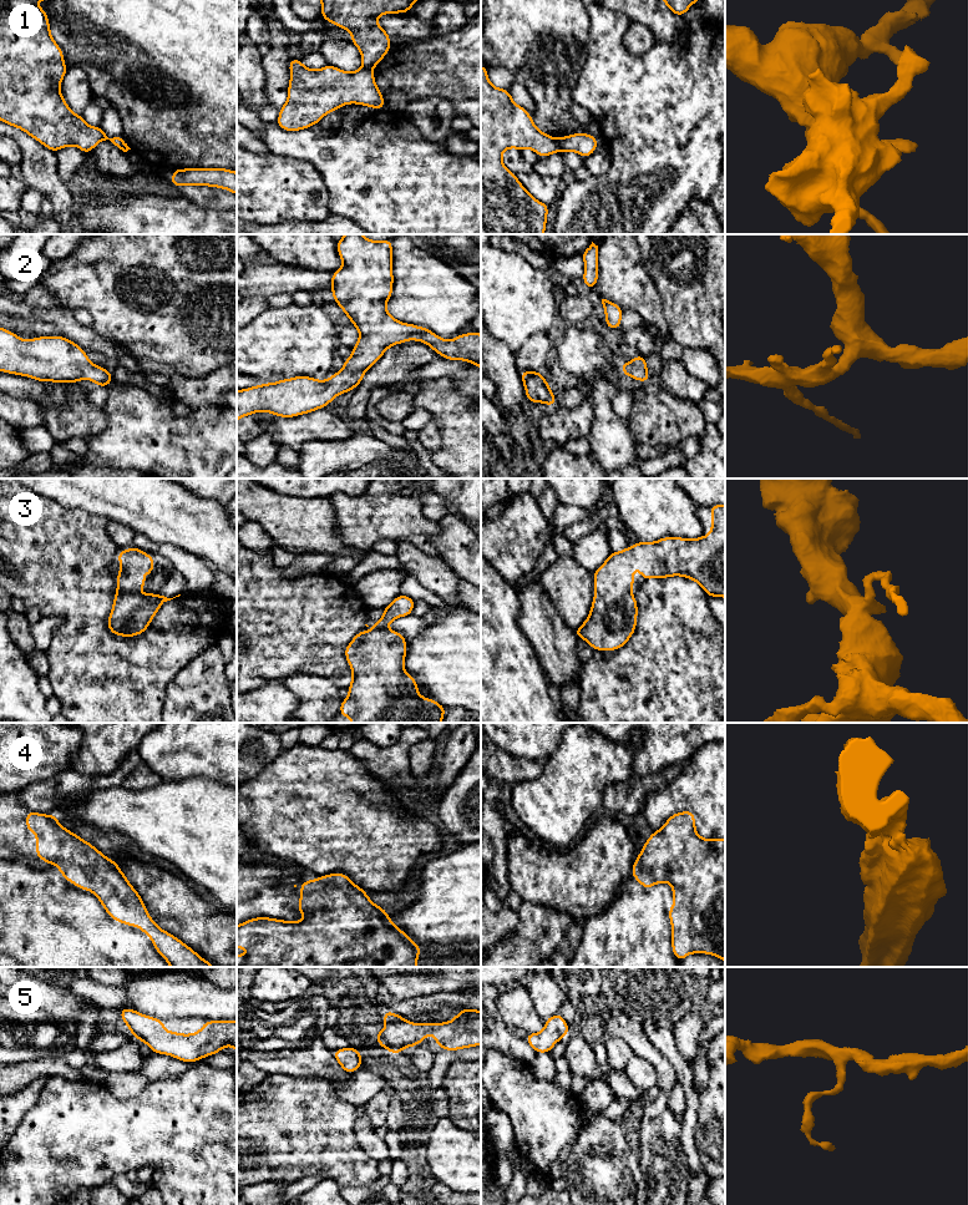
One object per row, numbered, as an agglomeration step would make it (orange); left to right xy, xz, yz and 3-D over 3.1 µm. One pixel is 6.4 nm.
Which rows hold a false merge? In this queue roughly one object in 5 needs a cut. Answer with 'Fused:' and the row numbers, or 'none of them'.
Fused: 1

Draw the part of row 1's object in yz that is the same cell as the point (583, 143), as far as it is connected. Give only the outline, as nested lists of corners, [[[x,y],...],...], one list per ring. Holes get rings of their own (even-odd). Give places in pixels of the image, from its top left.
[[[581,132],[558,138],[562,151],[577,152],[583,158],[589,157],[596,151],[598,142],[593,135]]]

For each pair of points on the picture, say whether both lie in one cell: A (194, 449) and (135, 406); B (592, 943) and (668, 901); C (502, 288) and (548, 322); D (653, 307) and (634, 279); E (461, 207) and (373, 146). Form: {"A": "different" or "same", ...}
{"A": "same", "B": "same", "C": "same", "D": "same", "E": "same"}

